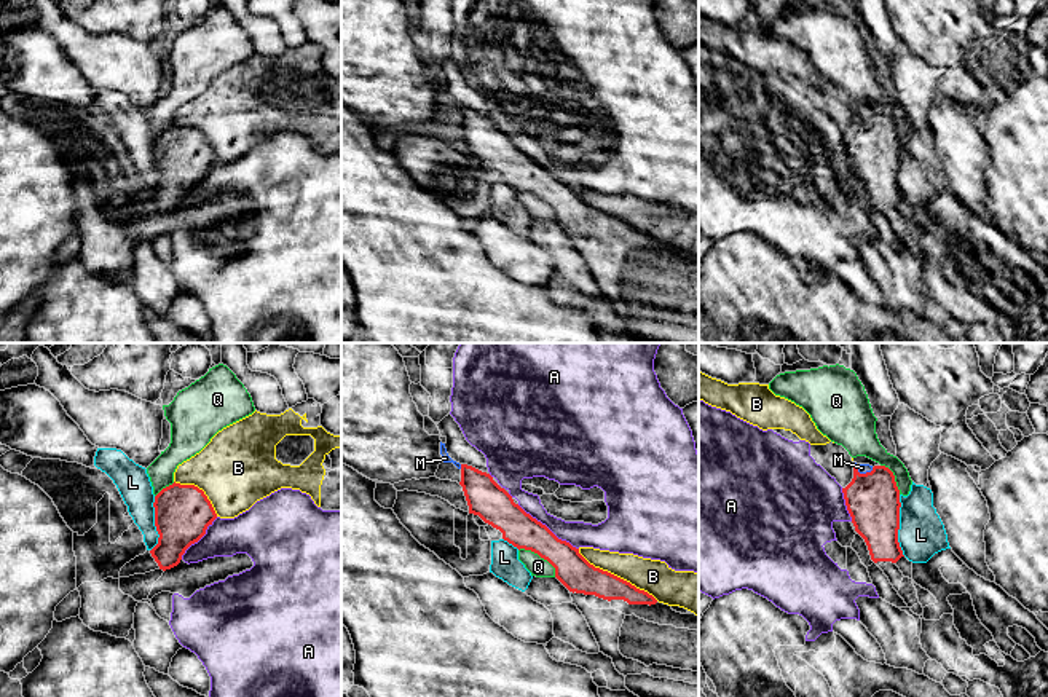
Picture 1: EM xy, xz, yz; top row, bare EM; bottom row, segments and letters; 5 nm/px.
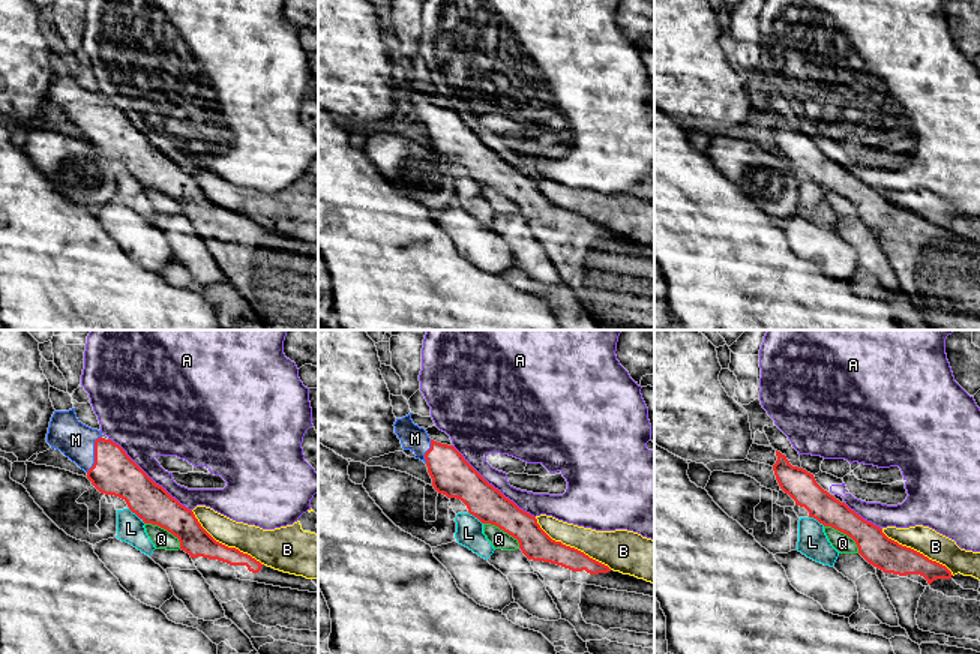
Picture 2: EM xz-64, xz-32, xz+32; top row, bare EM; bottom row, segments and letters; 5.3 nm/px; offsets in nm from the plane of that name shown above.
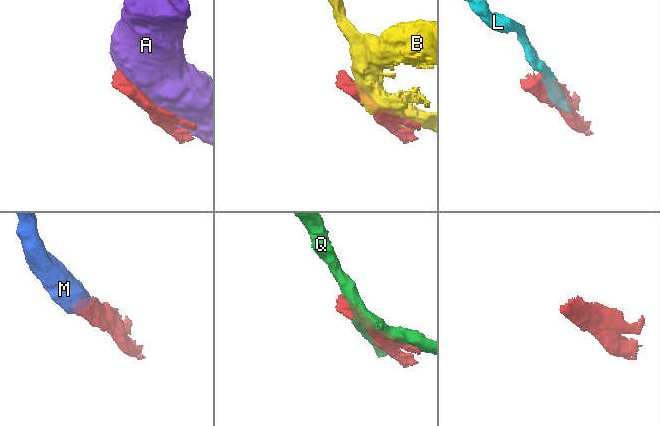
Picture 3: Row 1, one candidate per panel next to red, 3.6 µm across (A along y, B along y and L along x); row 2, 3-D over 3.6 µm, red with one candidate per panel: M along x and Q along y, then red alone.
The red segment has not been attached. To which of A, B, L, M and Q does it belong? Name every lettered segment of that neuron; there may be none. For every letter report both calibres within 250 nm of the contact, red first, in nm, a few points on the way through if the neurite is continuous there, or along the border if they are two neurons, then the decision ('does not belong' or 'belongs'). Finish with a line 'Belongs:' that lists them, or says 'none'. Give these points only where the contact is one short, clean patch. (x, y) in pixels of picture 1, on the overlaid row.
A: 180 nm thick on the red side, 130 nm on the other; does not belong
B: 170 nm thick on the red side, 170 nm on the other; does not belong
L: 280 nm thick on the red side, 240 nm on the other; does not belong
M: 280 nm thick on the red side, 50 nm on the other; belongs
Q: 180 nm thick on the red side, 100 nm on the other; does not belong
Belongs: M

